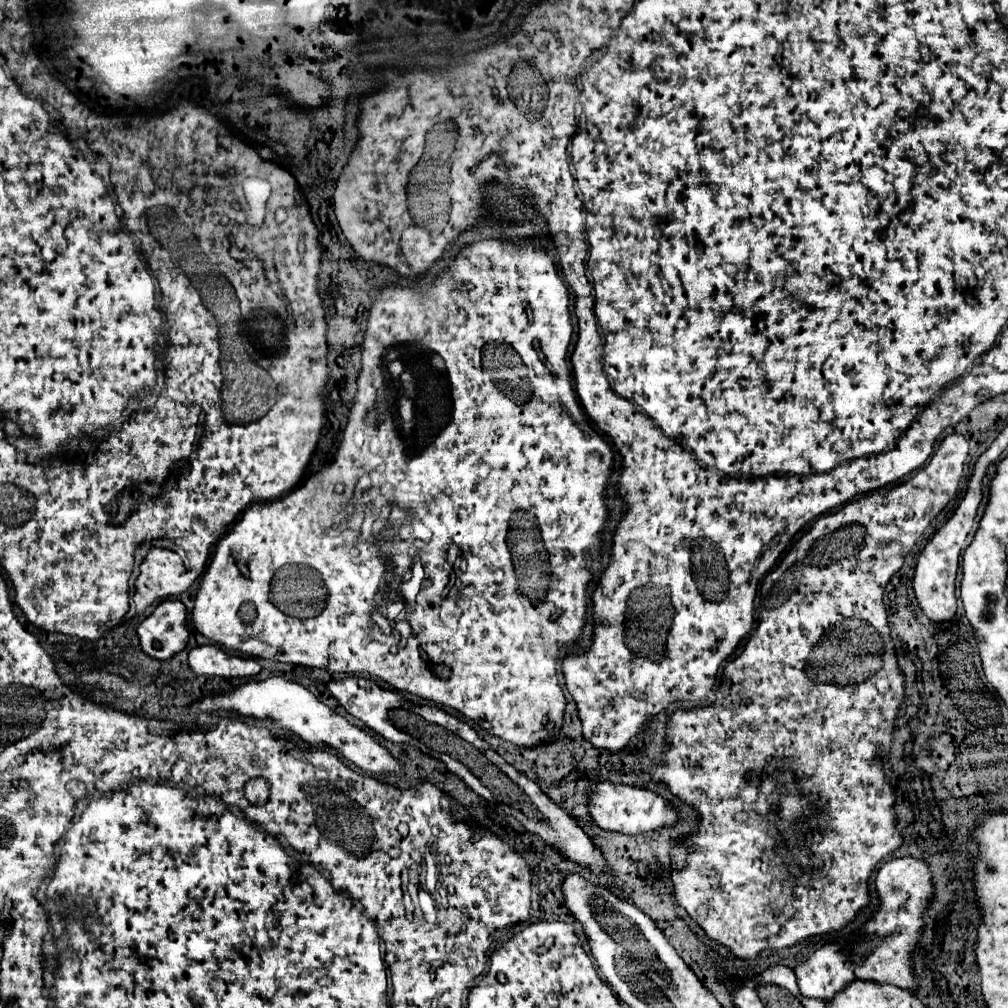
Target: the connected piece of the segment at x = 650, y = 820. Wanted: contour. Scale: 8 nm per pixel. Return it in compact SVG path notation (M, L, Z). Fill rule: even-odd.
M596 782L588 790L588 814L600 828L628 836L654 832L666 824L676 822L676 810L670 804L666 804L658 794L612 782Z

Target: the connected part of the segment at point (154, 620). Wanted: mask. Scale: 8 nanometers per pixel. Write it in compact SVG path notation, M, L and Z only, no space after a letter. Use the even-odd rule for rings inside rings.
M164 600L138 626L142 650L156 658L168 660L188 644L190 632L186 628L186 606L180 600Z

